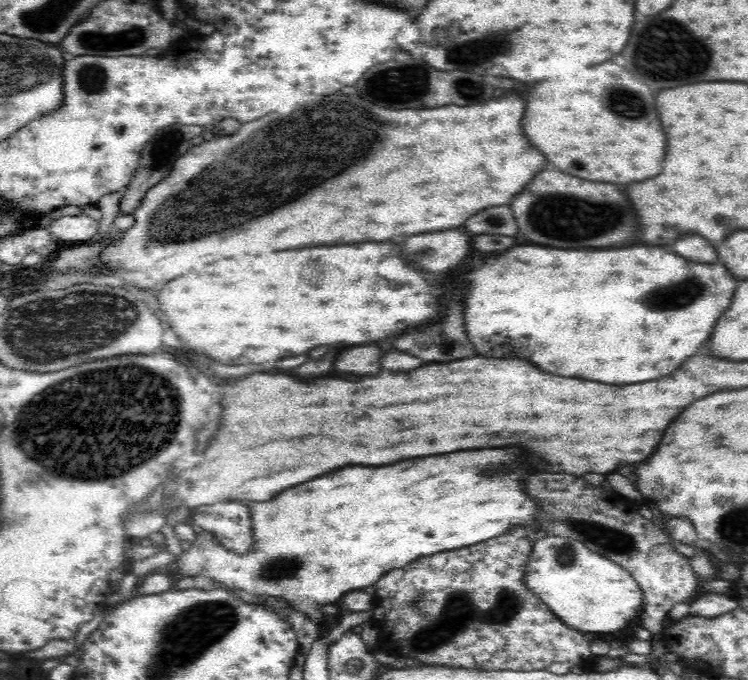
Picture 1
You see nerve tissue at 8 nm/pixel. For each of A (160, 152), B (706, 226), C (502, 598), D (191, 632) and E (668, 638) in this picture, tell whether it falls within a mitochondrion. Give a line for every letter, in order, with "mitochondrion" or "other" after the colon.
A: mitochondrion
B: other
C: mitochondrion
D: mitochondrion
E: other

